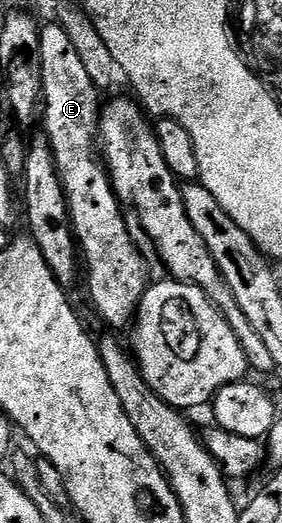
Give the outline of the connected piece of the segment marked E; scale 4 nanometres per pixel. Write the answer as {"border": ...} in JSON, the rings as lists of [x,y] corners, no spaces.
{"border":[[[49,20],[41,26],[39,36],[39,60],[41,61],[41,97],[43,99],[44,133],[49,136],[49,145],[53,149],[53,158],[57,161],[57,171],[65,189],[65,199],[69,201],[69,215],[73,221],[73,236],[77,240],[83,274],[89,277],[89,298],[97,309],[97,314],[106,322],[106,327],[128,327],[134,321],[141,297],[150,285],[151,277],[145,271],[145,258],[133,247],[133,238],[129,235],[129,226],[125,223],[123,203],[113,191],[113,180],[108,169],[99,157],[99,127],[101,124],[102,99],[97,86],[87,74],[86,66],[78,55],[74,43],[56,20]]]}

